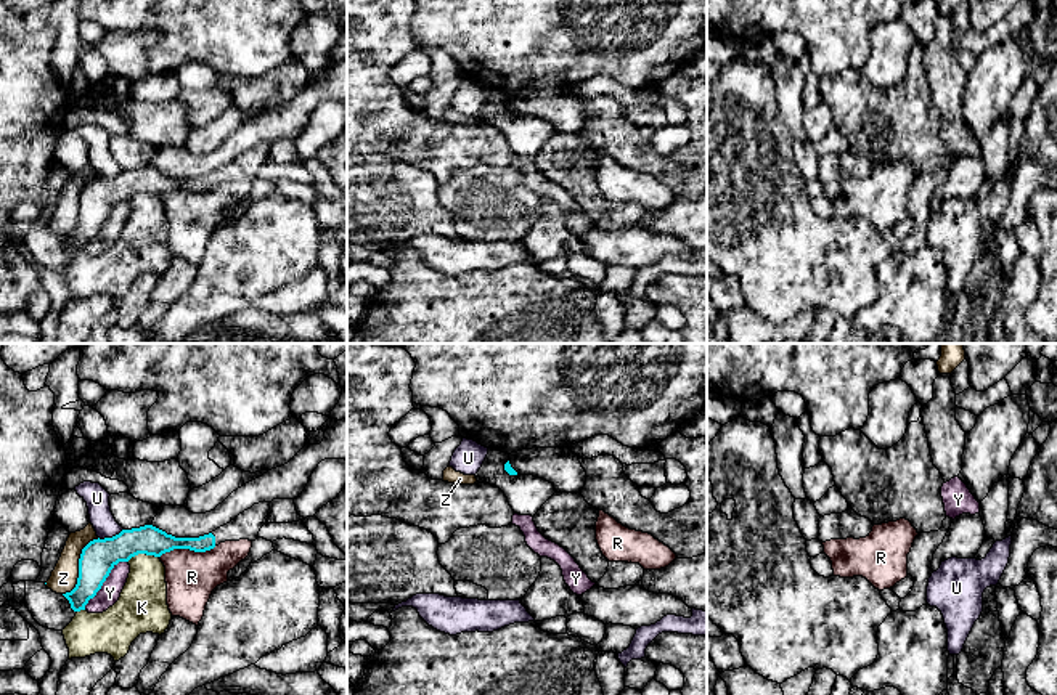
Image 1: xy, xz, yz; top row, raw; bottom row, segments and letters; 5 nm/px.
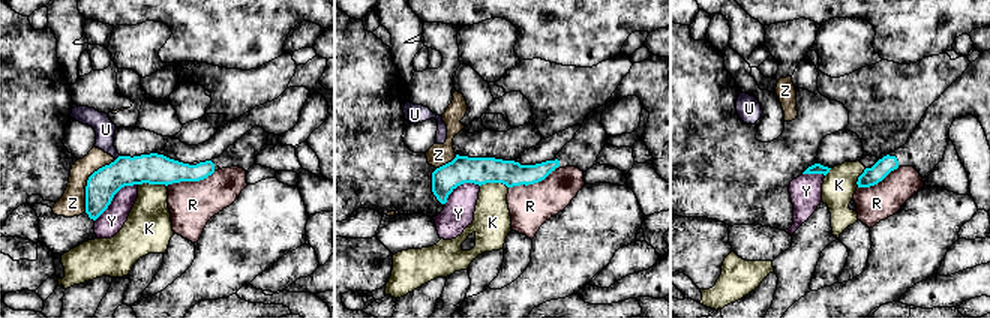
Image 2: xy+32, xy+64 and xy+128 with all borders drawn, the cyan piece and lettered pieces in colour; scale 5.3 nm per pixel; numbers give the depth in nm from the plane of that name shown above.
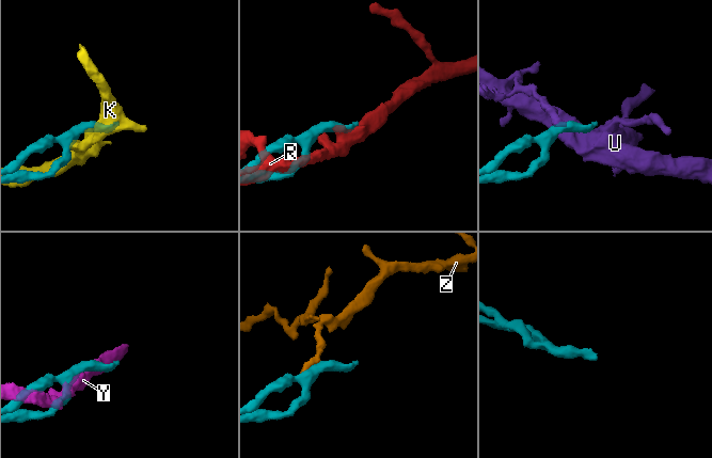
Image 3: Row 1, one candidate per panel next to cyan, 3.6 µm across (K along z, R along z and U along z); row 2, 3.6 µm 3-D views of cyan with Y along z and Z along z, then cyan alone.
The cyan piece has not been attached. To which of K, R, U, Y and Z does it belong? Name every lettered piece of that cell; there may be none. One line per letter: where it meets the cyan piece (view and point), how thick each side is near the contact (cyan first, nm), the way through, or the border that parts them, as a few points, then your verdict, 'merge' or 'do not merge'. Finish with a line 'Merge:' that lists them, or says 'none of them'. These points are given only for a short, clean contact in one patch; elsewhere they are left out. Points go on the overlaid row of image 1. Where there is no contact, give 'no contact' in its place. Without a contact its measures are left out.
K: xy (142, 552) | 180/240 nm | do not merge
R: xy (187, 548) | 150/260 nm | along xy (216, 546), (206, 551), (171, 549), (159, 557) | do not merge
U: xy (110, 538) | 180/120 nm | along xy (122, 528), (111, 536), (98, 538) | do not merge
Y: xy (105, 580) | 180/110 nm | do not merge
Z: xy (79, 565) | 180/130 nm | along xy (98, 538), (93, 538), (82, 549), (77, 583), (63, 594) | do not merge
Merge: none of them

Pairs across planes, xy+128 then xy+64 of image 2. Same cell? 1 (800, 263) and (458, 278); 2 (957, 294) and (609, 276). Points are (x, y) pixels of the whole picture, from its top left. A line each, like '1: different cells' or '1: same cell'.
1: same cell
2: different cells

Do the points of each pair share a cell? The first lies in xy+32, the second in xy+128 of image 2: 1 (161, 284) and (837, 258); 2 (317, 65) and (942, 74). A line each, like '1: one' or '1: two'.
1: two
2: two

